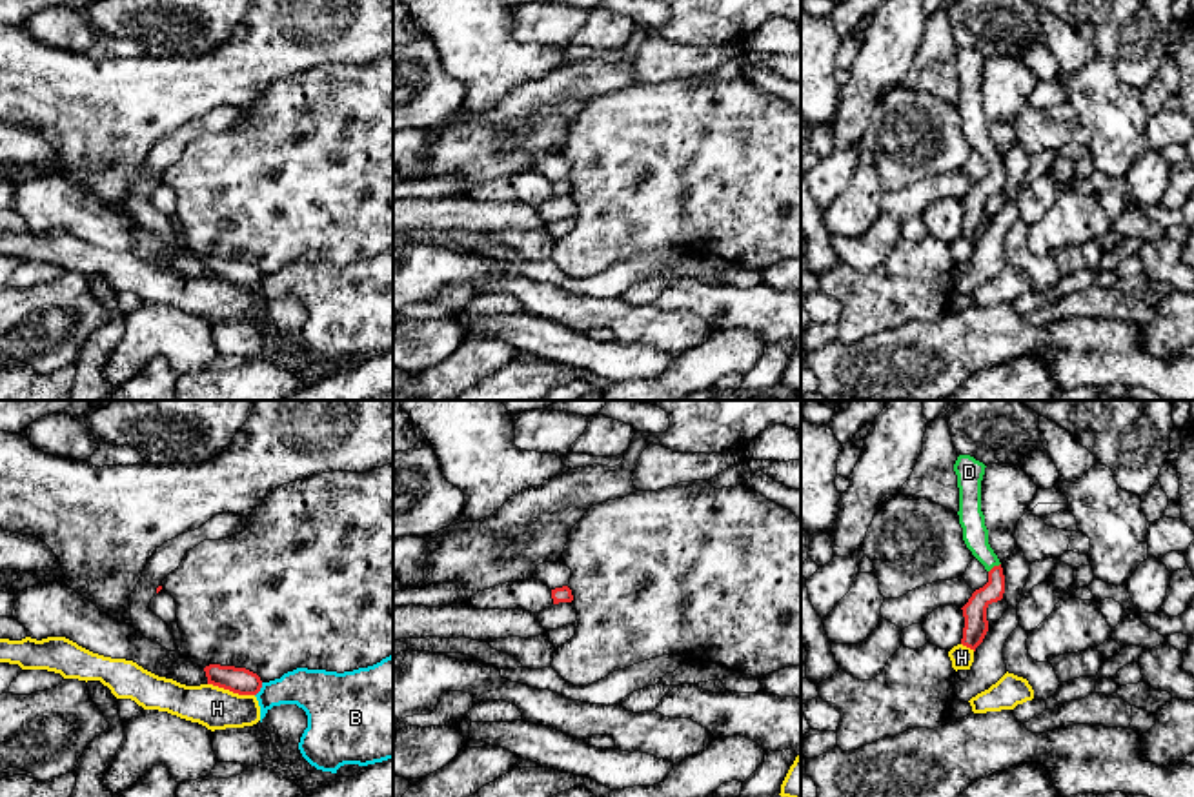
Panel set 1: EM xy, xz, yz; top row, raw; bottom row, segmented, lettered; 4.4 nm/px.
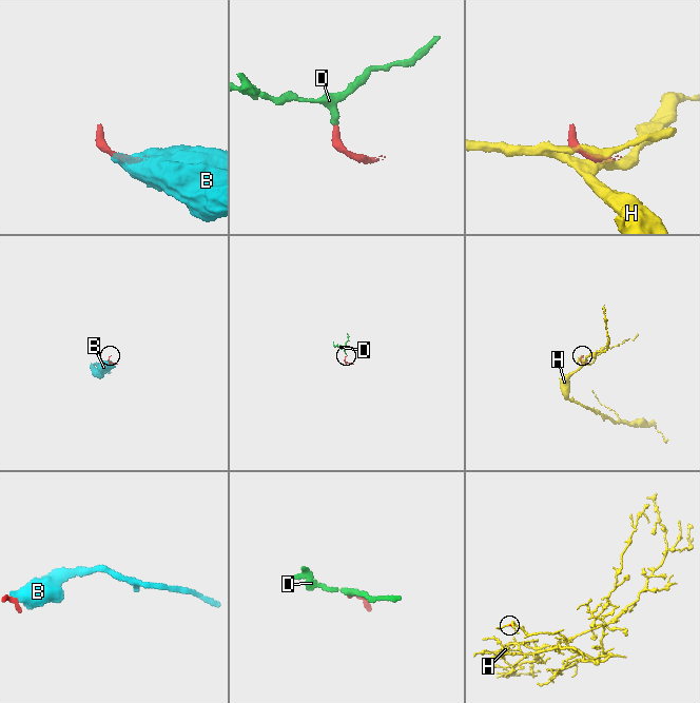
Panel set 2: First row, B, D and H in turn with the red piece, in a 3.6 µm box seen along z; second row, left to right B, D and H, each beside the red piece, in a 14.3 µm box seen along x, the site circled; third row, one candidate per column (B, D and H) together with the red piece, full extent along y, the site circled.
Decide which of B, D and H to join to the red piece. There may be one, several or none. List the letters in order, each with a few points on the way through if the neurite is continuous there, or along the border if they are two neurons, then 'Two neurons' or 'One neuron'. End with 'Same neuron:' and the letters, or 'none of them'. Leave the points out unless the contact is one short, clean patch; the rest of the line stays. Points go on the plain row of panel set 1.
B: Boundary: xy (263, 275), (255, 288). Two neurons
D: Path across: yz (974, 204), (994, 179), (994, 159), (976, 133), (971, 110). One neuron
H: Two neurons
Same neuron: D

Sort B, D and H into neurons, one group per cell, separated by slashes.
B / D / H

